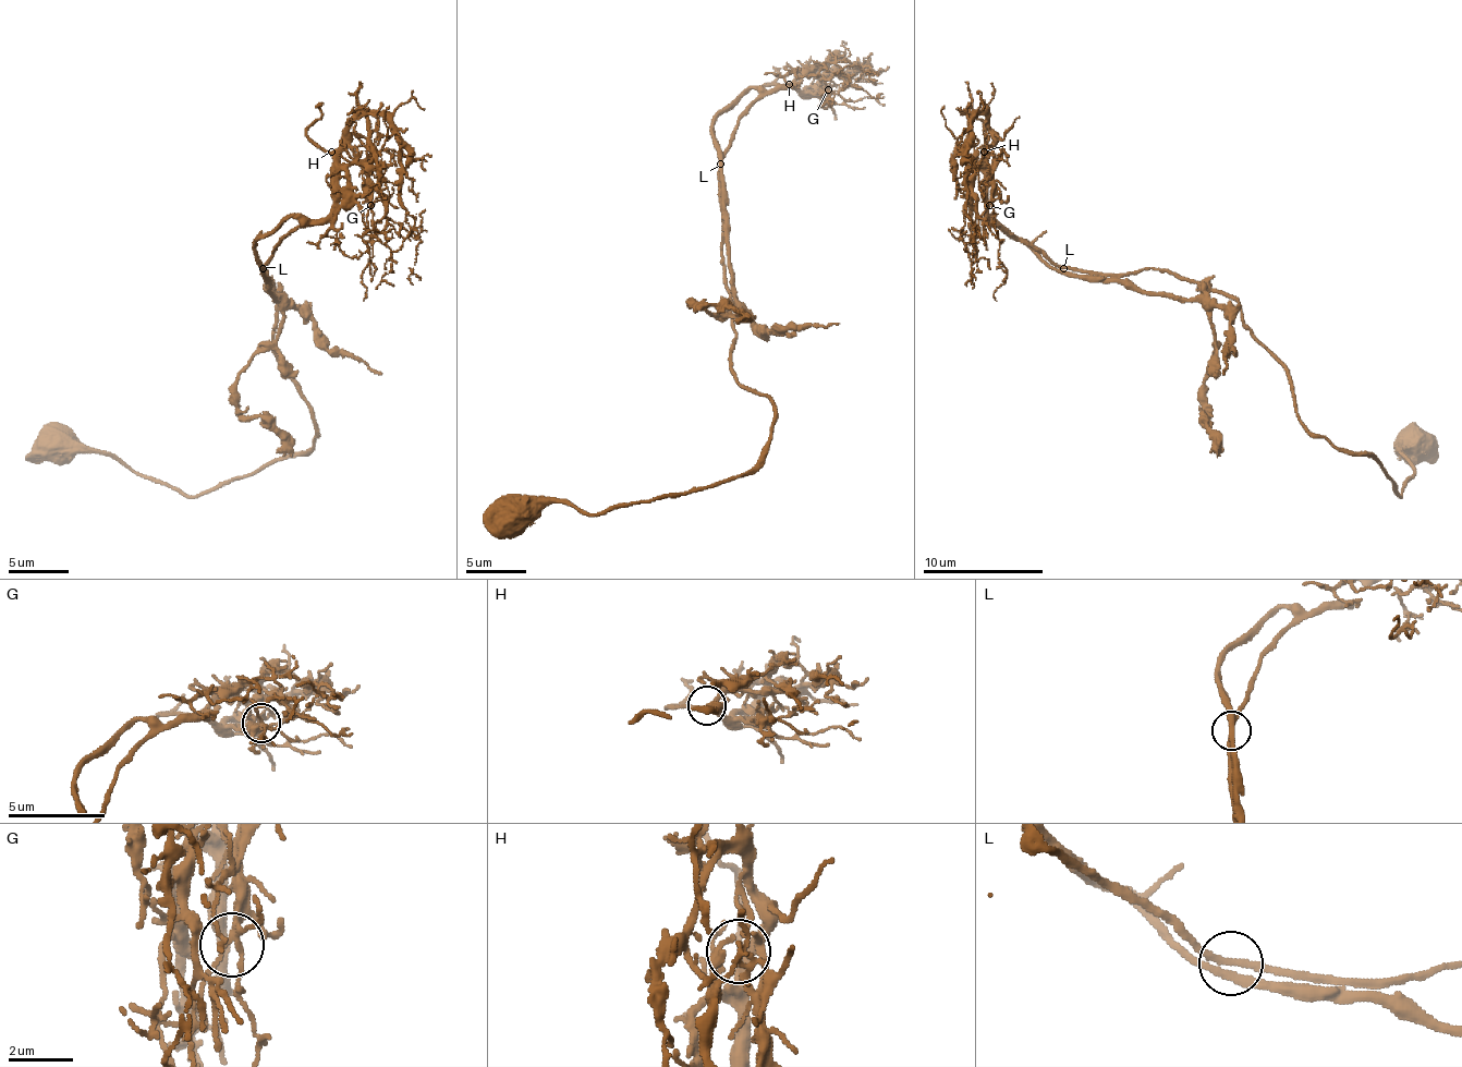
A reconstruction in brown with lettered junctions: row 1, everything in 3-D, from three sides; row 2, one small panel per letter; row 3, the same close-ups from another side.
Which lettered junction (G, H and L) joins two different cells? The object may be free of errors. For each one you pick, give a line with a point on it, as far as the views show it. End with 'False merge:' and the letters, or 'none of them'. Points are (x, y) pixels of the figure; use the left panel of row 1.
False merge: none of them

